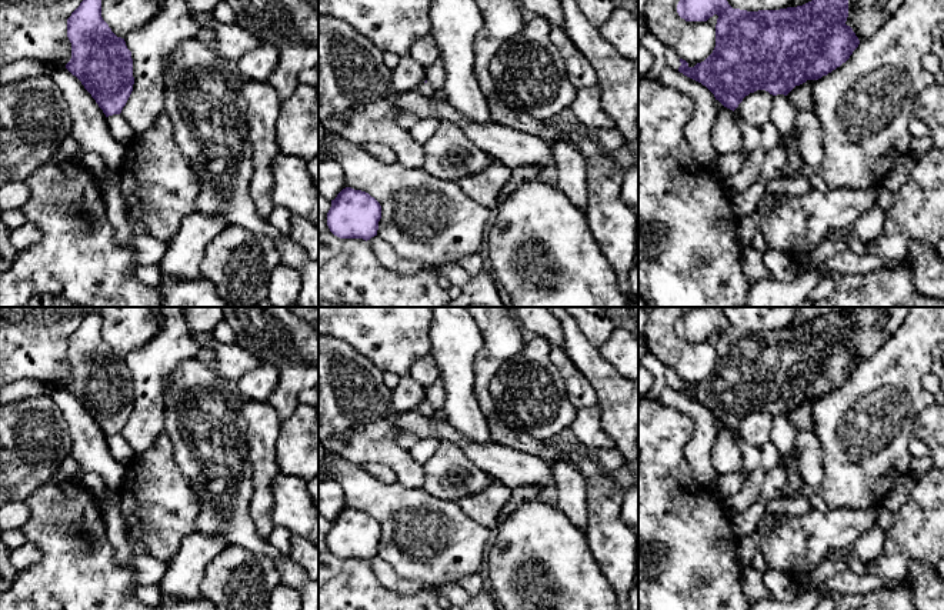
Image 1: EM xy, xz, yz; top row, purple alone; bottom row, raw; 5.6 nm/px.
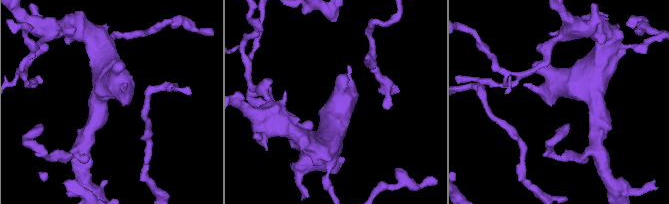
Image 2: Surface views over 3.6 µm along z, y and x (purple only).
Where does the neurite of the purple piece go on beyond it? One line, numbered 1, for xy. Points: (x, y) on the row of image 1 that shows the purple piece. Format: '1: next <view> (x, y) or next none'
1: next none

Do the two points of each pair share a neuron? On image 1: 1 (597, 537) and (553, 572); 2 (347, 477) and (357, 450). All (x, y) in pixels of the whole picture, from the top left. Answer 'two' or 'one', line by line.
1: two
2: two

